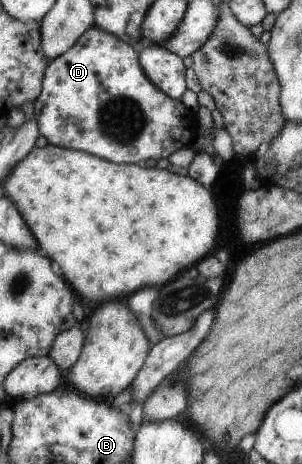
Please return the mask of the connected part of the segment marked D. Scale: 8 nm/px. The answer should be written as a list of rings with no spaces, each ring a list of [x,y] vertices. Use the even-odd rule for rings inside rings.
[[[95,26],[85,30],[71,48],[47,64],[41,94],[32,103],[38,133],[48,144],[83,151],[115,164],[141,164],[149,158],[156,161],[167,158],[181,146],[191,146],[197,136],[196,112],[151,84],[131,45]]]

